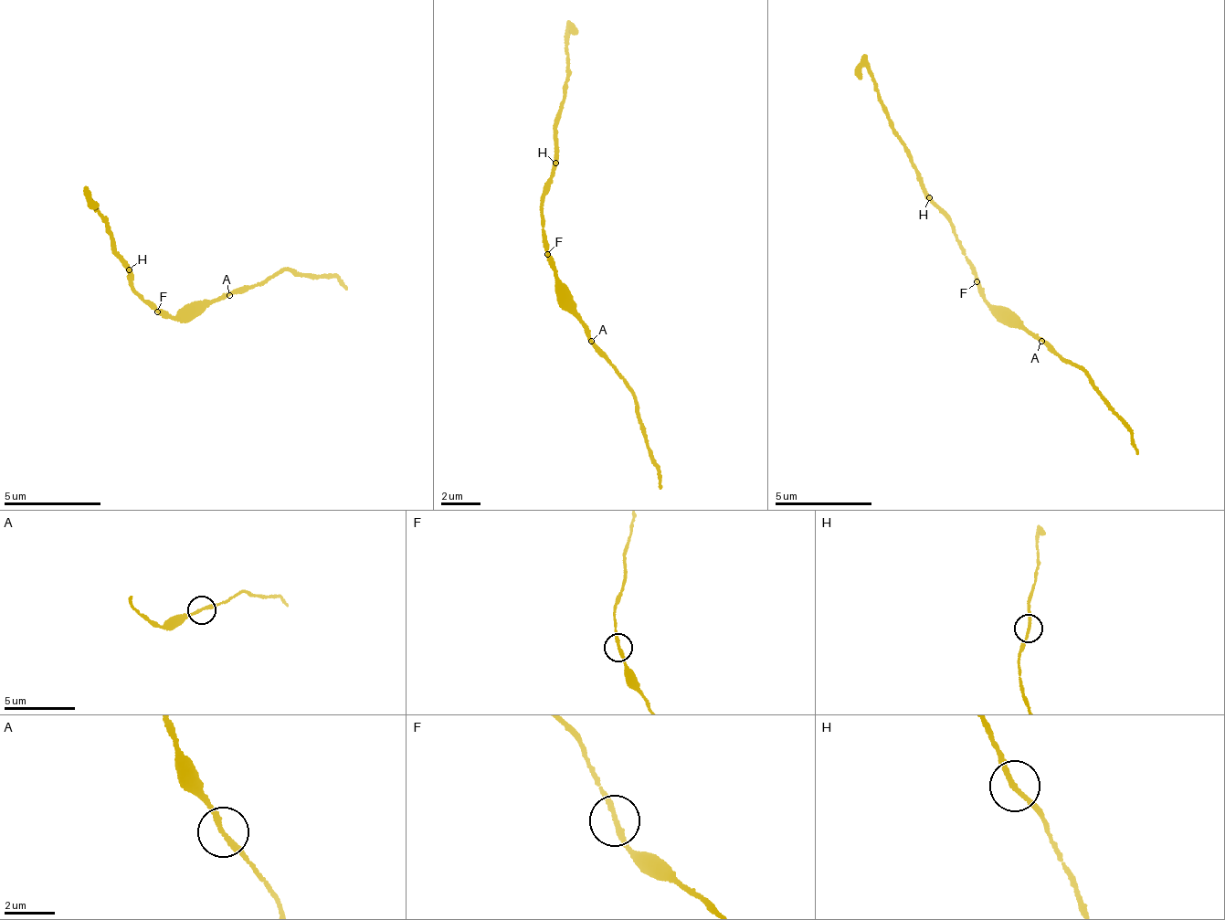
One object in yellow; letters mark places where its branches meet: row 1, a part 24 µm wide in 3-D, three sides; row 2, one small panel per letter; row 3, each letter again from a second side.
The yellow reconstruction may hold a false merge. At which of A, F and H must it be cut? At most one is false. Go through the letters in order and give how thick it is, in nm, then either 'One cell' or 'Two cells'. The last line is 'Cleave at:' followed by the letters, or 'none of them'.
A: Thickness 200 nm. One cell
F: Thickness 200 nm. One cell
H: Thickness 180 nm. One cell
Cleave at: none of them

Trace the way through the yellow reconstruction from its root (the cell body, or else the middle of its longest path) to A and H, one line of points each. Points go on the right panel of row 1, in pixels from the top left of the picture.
A: (980, 285), (987, 303), (1013, 311), (1027, 328), (1039, 335), (1041, 343)
H: (980, 285), (954, 230), (949, 214), (929, 197)

